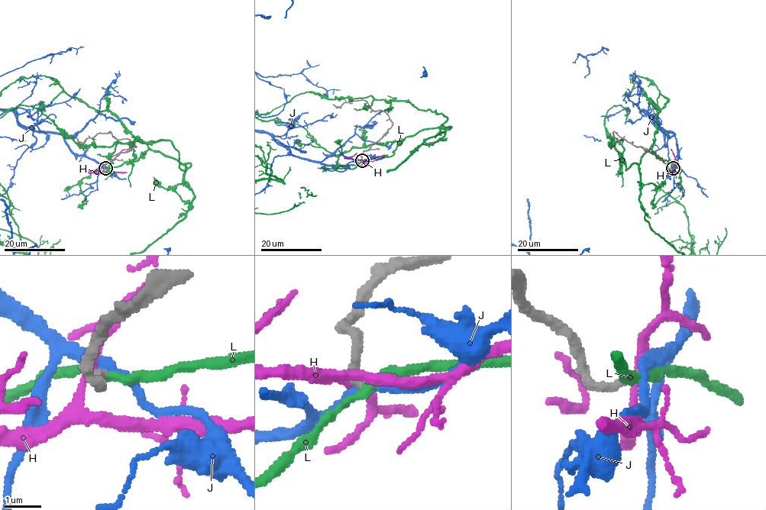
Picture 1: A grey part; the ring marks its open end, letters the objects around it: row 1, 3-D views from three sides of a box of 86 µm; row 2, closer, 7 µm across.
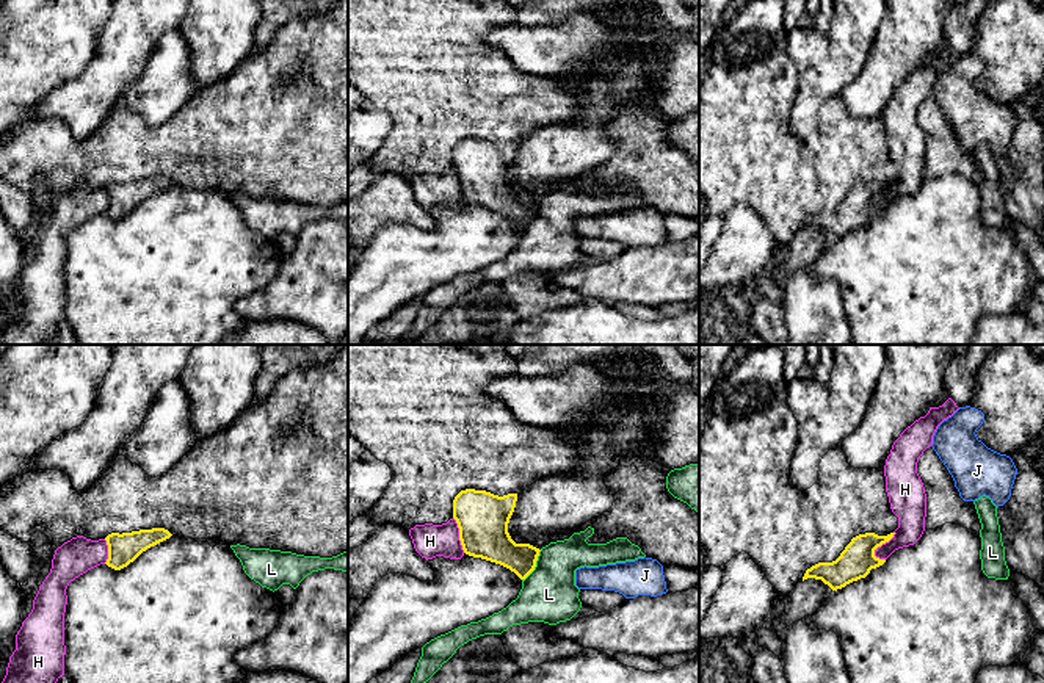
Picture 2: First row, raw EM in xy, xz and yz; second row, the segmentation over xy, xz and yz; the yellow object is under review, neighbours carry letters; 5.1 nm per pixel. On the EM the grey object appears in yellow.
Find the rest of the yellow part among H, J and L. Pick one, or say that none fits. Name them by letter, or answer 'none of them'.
J

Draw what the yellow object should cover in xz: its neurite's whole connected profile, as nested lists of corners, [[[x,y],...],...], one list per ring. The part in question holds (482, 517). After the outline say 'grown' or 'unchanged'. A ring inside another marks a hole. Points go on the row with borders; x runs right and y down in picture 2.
[[[466,489],[453,500],[453,519],[466,555],[500,564],[525,580],[535,570],[541,550],[511,539],[508,523],[516,501],[517,493],[498,497]]]; unchanged

